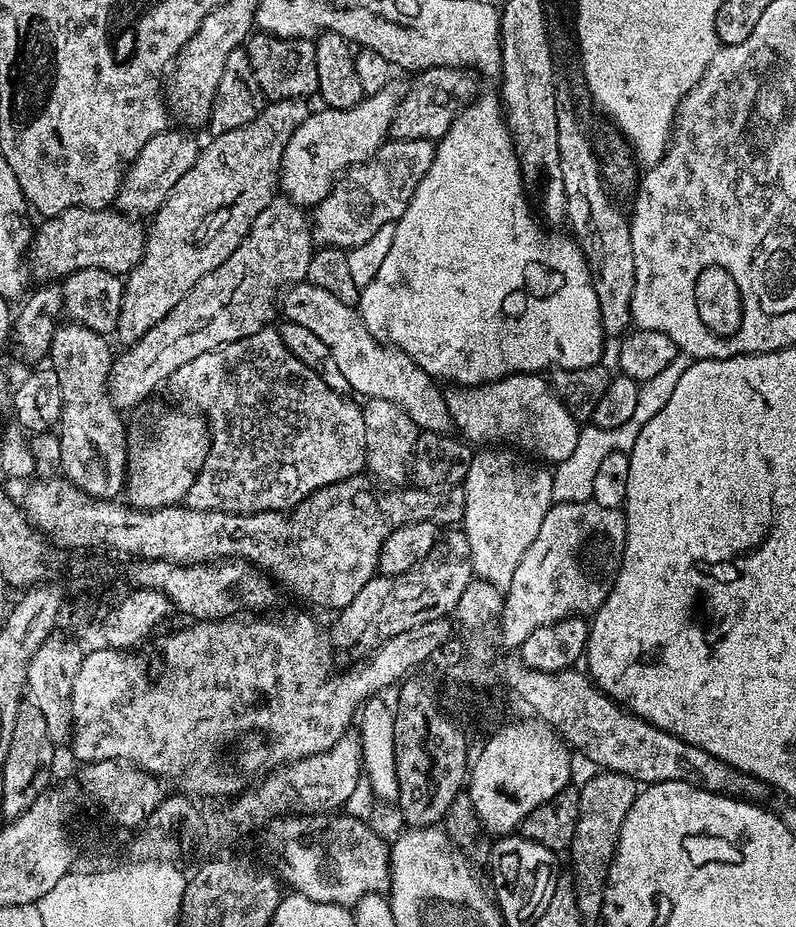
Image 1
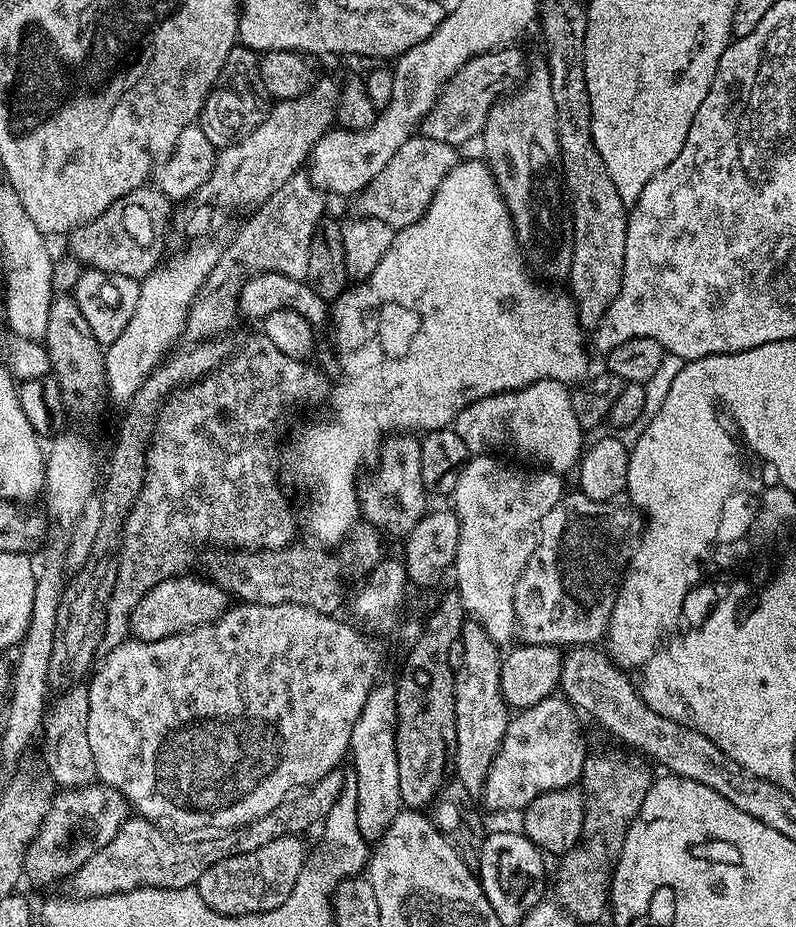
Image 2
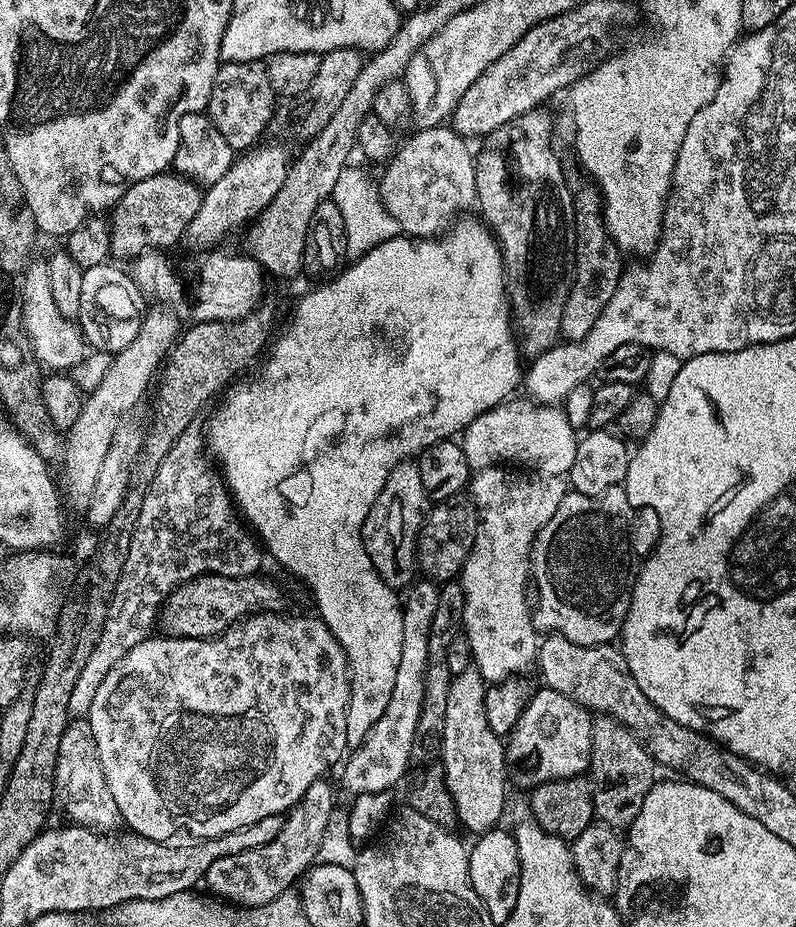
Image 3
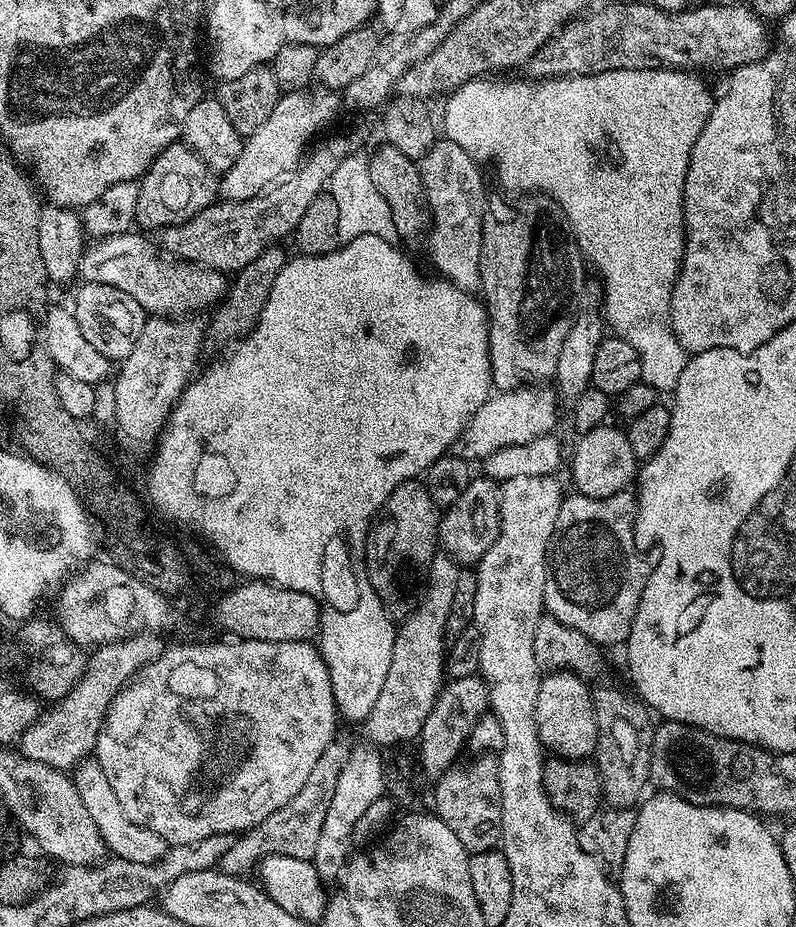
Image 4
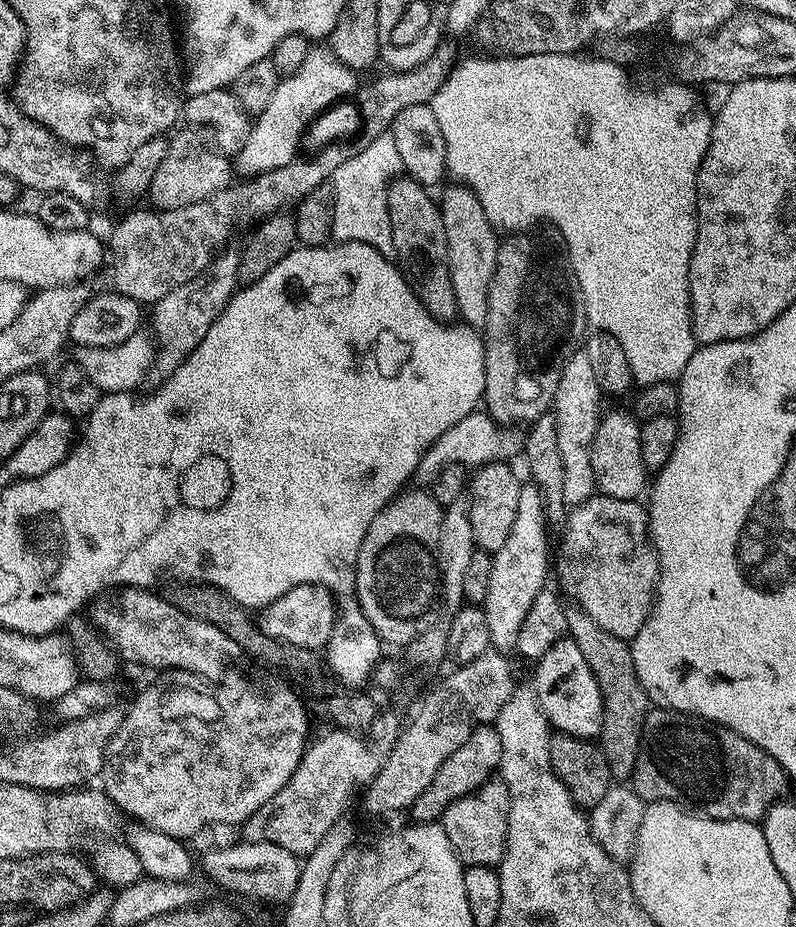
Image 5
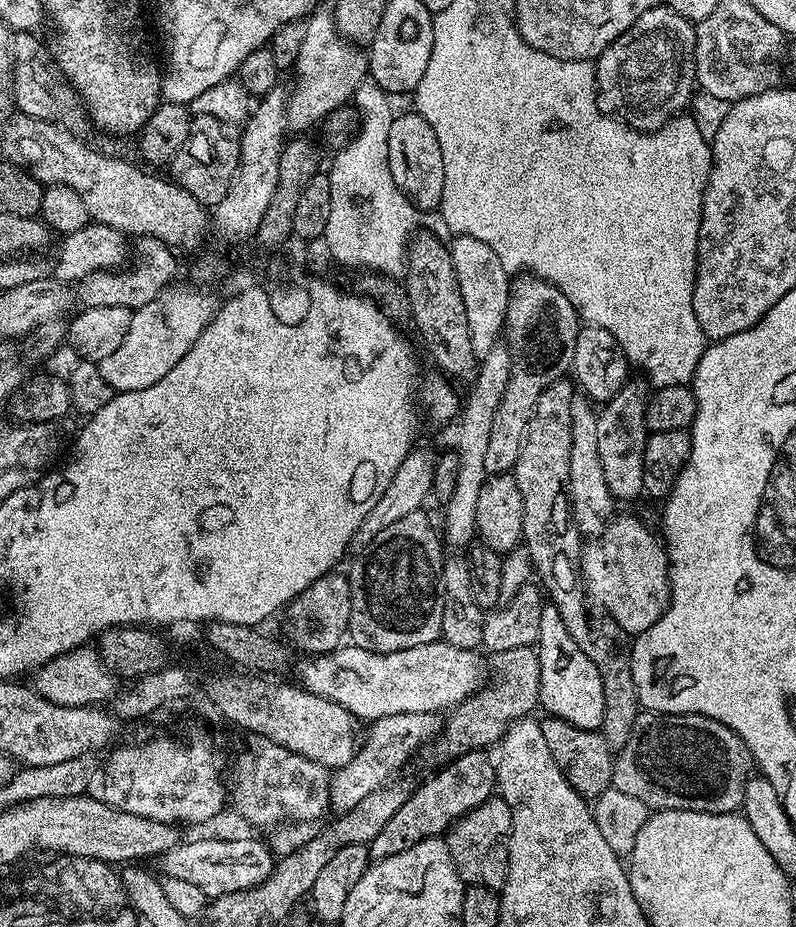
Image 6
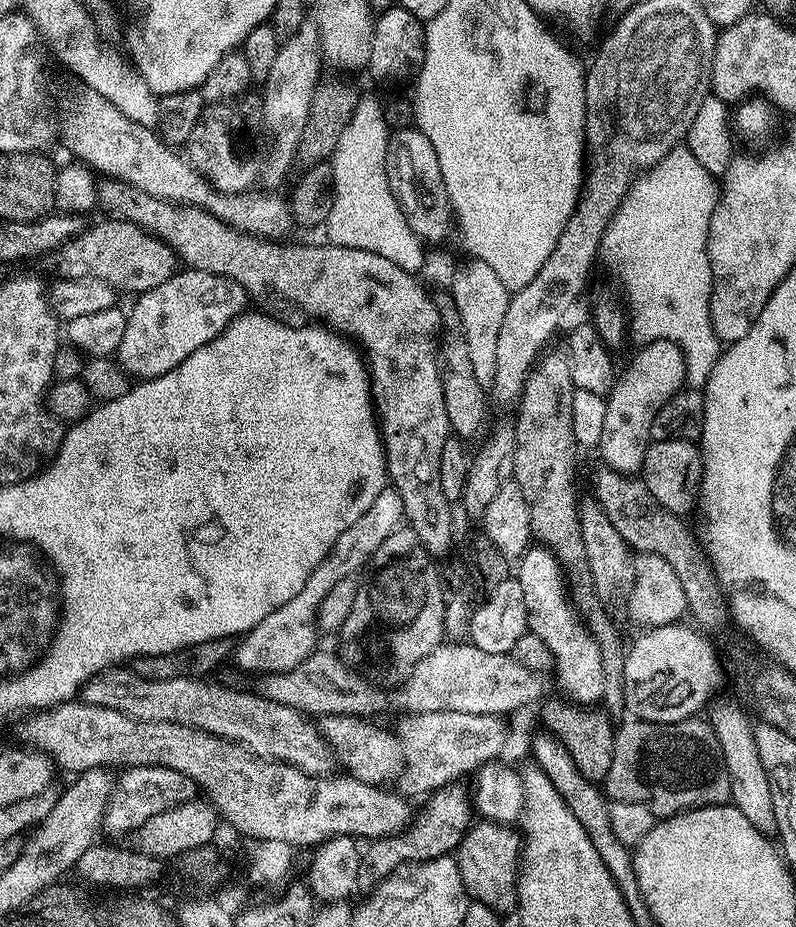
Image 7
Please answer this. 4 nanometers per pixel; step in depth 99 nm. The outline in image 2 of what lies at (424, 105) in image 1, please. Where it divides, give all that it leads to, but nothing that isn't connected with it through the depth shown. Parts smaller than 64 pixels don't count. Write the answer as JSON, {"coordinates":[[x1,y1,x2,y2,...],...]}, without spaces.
{"coordinates":[[516,46,497,48,494,52,483,52,481,56,470,58,470,62,459,68,444,85,436,104,421,122,419,131,426,138,434,138,434,142,446,142,459,149,460,144,468,144,483,133,492,107,505,93,515,93,529,71,529,65,524,65,524,56]]}

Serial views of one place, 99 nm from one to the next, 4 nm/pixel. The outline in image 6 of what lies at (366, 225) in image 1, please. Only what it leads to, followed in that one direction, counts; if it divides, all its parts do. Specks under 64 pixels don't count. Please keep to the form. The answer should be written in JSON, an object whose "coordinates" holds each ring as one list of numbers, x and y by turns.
{"coordinates":[[456,236,451,241,454,274,458,278,458,290,462,290,462,306,466,306,466,322,470,322,470,346,479,358,490,354,490,350,501,339,508,305,510,274,502,266,498,254,478,242,478,238]]}

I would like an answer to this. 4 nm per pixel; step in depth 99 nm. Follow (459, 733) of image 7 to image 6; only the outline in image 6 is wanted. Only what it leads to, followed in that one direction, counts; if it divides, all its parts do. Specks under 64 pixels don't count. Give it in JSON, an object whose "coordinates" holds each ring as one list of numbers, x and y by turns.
{"coordinates":[[419,712,418,714,386,714,381,720,371,725,372,733,348,765,335,769,334,779,328,789,330,808,333,813,349,812,366,794,384,787,393,779,392,776,432,735,437,735,442,720,437,713]]}

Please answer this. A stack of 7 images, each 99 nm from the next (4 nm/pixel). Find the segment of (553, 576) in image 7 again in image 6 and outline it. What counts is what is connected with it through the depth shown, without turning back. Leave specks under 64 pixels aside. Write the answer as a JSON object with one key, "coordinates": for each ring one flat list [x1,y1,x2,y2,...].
{"coordinates":[[548,602,540,610,540,638,538,641,540,654,540,702,548,716,556,716,559,720,570,722,570,726,578,726,591,732,603,729,604,707,606,698,602,694,602,678,598,674,598,666,582,654,578,642,570,638,570,630,566,630,566,622,562,622,562,614,552,603]]}

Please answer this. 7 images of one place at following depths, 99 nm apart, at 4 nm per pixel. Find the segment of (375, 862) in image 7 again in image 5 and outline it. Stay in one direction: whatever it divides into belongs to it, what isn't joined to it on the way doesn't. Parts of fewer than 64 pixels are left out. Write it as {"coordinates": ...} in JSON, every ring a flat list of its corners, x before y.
{"coordinates":[[495,727,475,728,470,738,466,738,466,742,462,742,462,746,458,746,458,750,454,750,454,754,450,754,450,758,446,758,442,766,438,766,438,774,434,774,434,782,430,782,430,786,426,786,422,794,418,794,410,809,411,819,418,824,439,821,444,811,455,800,478,790,485,782,493,779,497,775,501,762,502,738,498,738]]}

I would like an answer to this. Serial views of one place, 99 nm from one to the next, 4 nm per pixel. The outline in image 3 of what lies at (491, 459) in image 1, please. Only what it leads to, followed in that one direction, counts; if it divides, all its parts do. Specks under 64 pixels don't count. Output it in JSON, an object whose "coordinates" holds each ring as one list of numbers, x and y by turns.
{"coordinates":[[493,466,479,469,470,480,470,499,476,505,476,537,474,546,460,571,458,582,464,588,463,635,467,636,474,666,489,684,501,684,503,680,520,678,524,671,536,663,538,633,532,621,533,605,530,603,530,573,532,571,532,547,536,535,554,518,558,502,562,502,566,480,531,470,517,470,512,466]]}

